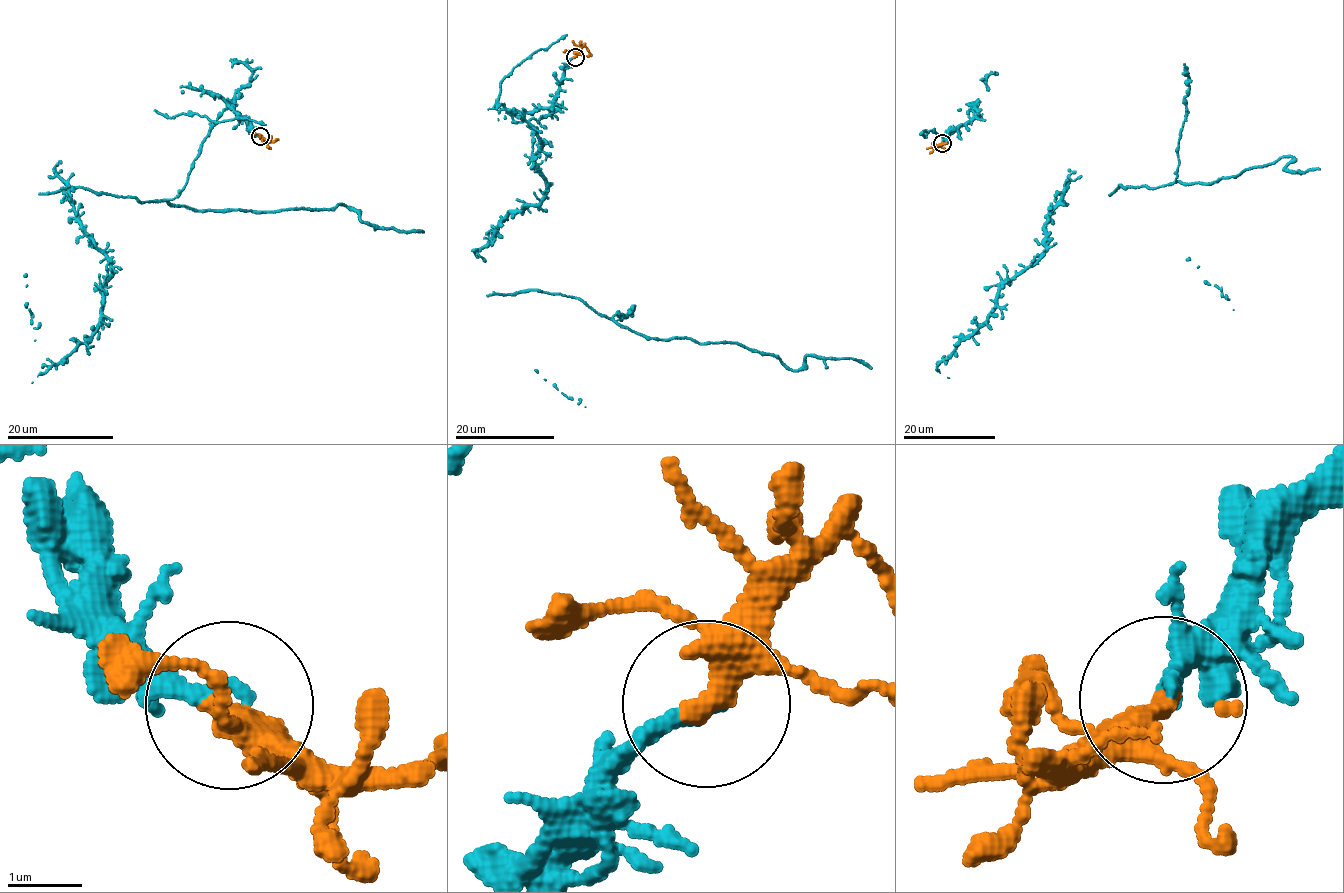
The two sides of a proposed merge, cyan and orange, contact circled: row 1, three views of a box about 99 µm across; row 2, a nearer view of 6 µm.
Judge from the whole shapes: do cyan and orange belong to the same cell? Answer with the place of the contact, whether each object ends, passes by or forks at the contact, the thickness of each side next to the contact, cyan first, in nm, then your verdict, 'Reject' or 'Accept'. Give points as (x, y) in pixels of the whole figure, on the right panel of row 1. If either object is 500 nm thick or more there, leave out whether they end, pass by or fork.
Place: (942, 143). At the ring cyan ends. At the ring orange forks. Thickness 220 nm (cyan) against 240 nm. Reject

